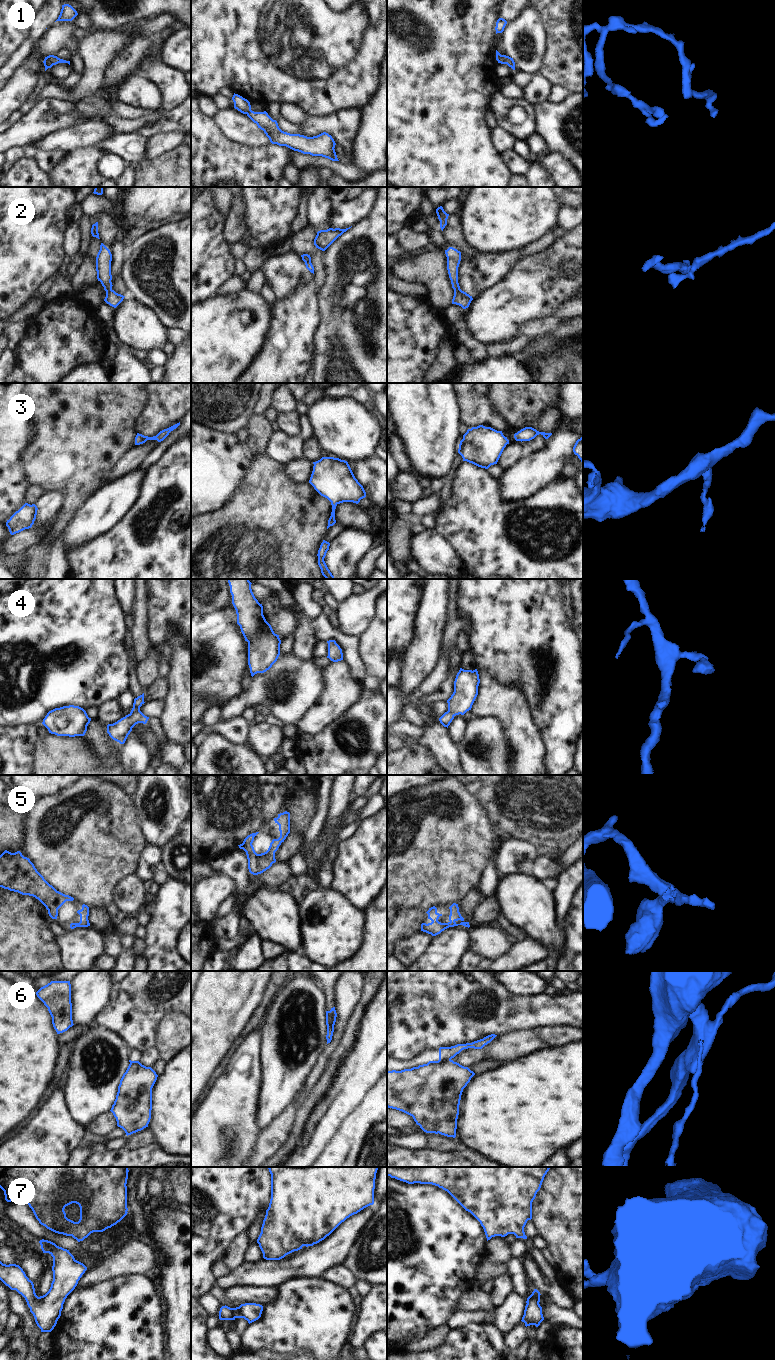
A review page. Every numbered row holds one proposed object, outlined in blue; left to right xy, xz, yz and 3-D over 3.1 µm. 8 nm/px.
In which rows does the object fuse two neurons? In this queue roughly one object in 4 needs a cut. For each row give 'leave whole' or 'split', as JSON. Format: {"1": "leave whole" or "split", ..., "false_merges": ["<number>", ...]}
{"1": "leave whole", "2": "leave whole", "3": "leave whole", "4": "leave whole", "5": "leave whole", "6": "split", "7": "leave whole", "false_merges": ["6"]}

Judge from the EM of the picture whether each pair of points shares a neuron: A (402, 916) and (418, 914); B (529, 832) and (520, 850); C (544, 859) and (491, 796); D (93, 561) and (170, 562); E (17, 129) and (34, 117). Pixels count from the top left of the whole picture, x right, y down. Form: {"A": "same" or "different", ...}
{"A": "same", "B": "different", "C": "different", "D": "same", "E": "same"}

